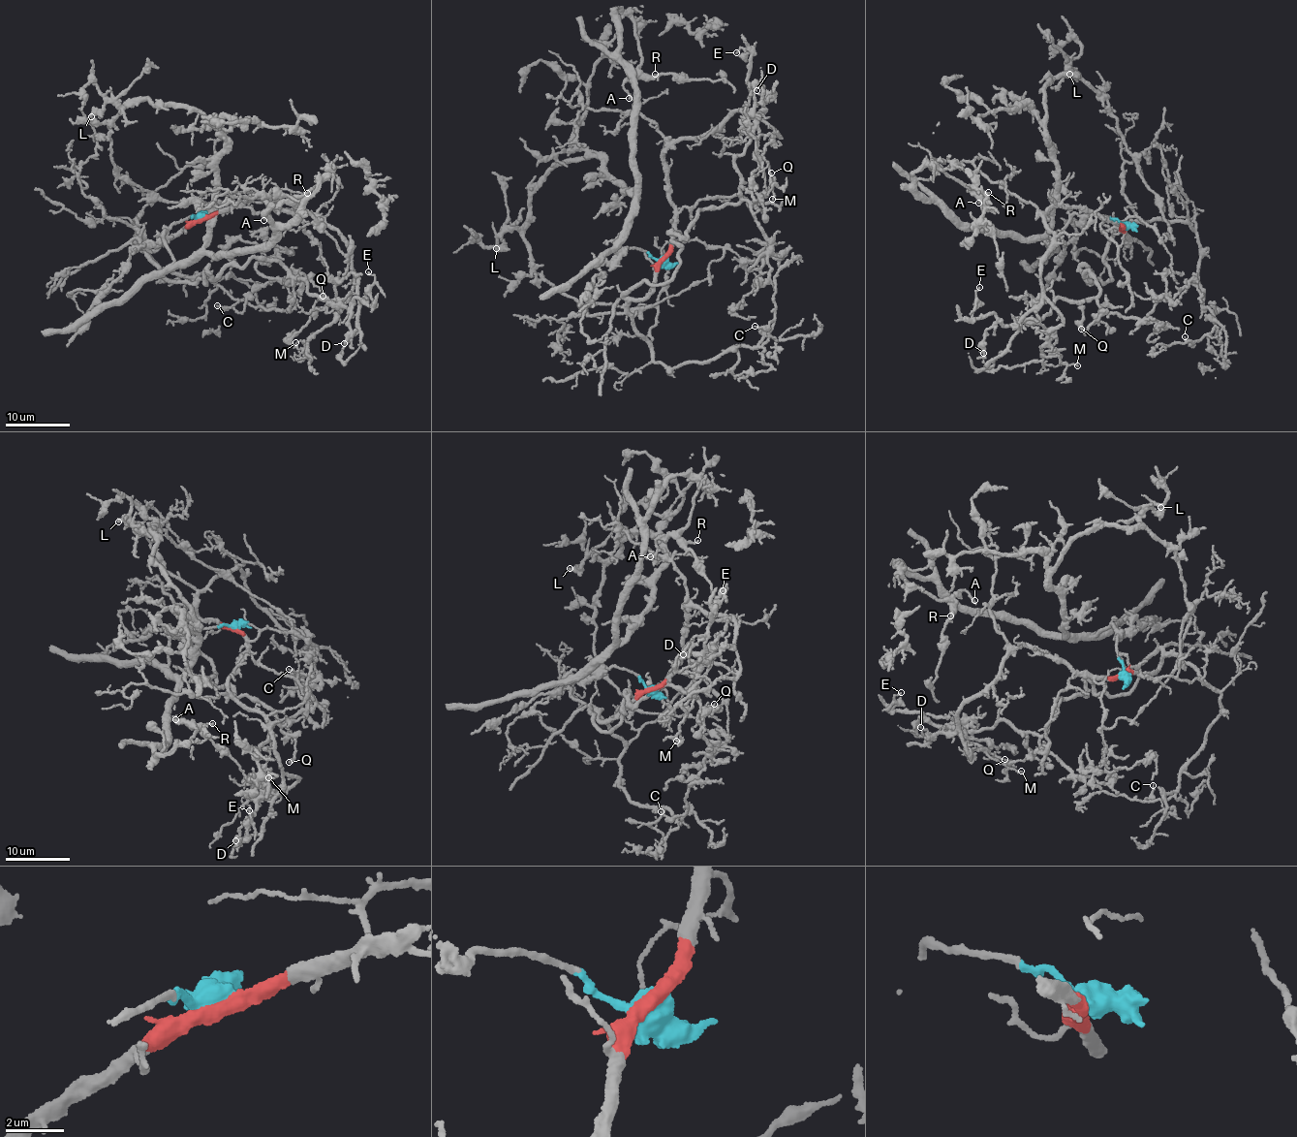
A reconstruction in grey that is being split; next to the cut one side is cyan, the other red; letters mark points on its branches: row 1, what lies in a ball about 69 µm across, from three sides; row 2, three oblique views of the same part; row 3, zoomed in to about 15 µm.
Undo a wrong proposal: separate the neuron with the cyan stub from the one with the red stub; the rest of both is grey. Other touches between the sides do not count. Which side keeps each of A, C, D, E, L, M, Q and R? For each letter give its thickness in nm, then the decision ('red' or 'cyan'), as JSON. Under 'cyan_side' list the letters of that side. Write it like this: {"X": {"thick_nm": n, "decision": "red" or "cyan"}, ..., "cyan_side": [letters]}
{"A": {"thick_nm": 220, "decision": "cyan"}, "C": {"thick_nm": 130, "decision": "red"}, "D": {"thick_nm": 150, "decision": "red"}, "E": {"thick_nm": 130, "decision": "red"}, "L": {"thick_nm": 280, "decision": "cyan"}, "M": {"thick_nm": 140, "decision": "red"}, "Q": {"thick_nm": 130, "decision": "red"}, "R": {"thick_nm": 150, "decision": "cyan"}, "cyan_side": ["A", "L", "R"]}

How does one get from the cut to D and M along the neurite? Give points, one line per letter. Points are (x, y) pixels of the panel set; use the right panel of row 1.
D: (1123, 226), (1112, 276), (1083, 267), (1097, 294), (986, 331), (983, 353)
M: (1123, 226), (1077, 207), (1047, 208), (1053, 235), (1040, 277), (1062, 322), (1039, 348), (1077, 365)

